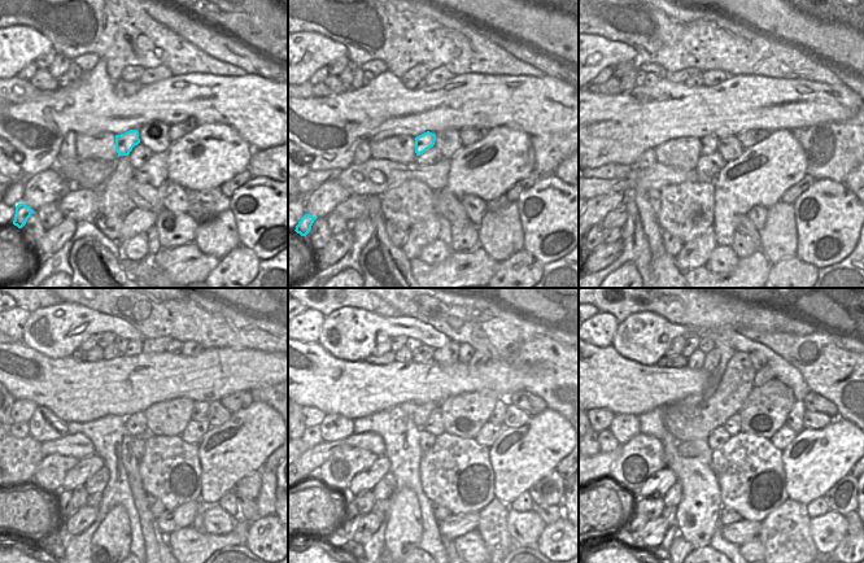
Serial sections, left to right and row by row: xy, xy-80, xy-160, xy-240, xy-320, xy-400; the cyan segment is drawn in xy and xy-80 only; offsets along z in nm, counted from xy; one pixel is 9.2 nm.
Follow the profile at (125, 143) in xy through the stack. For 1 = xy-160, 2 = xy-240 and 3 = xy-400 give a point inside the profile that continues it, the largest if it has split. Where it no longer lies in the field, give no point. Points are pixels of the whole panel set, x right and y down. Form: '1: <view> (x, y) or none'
1: xy-160 (712, 140)
2: xy-240 (135, 424)
3: xy-400 (733, 424)

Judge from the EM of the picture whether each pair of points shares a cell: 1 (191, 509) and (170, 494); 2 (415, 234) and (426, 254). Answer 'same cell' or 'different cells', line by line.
1: different cells
2: different cells

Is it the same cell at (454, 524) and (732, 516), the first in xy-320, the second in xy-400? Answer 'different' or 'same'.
different

